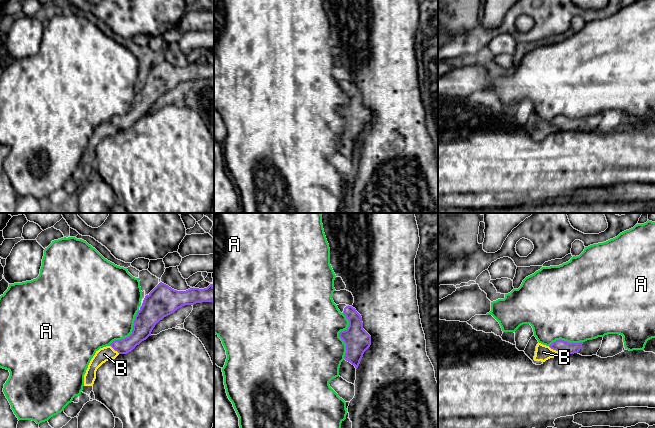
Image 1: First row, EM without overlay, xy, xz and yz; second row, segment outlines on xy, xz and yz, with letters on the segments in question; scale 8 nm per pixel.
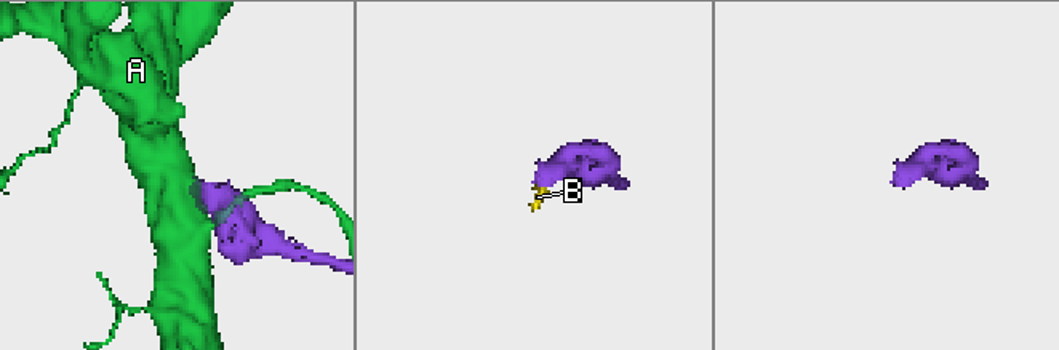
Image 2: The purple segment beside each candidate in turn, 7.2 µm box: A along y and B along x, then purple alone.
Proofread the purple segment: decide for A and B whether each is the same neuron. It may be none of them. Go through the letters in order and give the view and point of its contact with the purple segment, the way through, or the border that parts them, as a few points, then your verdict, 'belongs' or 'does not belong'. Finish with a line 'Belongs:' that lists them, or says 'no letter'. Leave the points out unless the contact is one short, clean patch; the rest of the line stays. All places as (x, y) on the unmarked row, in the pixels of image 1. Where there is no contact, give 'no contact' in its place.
A: xz (339, 111) | does not belong
B: yz (554, 125) | across yz (563, 123), (554, 125), (543, 128) | belongs
Belongs: B

